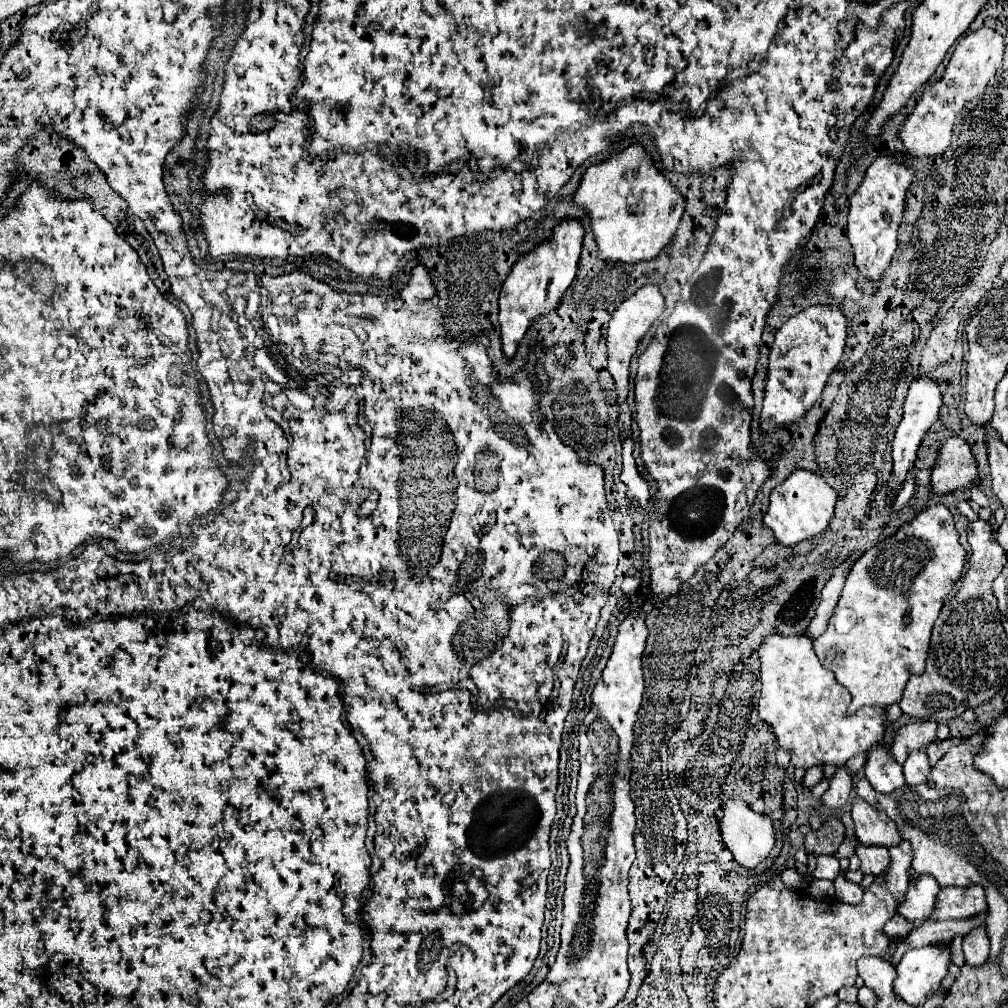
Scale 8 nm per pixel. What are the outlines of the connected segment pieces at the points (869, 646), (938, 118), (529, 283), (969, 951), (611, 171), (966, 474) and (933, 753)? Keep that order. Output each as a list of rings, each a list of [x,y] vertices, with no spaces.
[[[943,504],[921,510],[911,522],[903,524],[897,534],[881,540],[871,550],[867,550],[859,562],[855,562],[847,584],[841,590],[833,616],[829,618],[827,630],[813,642],[821,664],[831,670],[837,682],[853,694],[853,702],[847,708],[847,714],[853,714],[861,706],[891,706],[899,702],[907,680],[913,674],[925,672],[933,620],[939,616],[945,596],[959,580],[963,564],[965,550],[959,544],[953,516]]]
[[[979,28],[959,40],[959,48],[955,48],[943,76],[925,88],[925,106],[917,106],[917,112],[911,112],[897,132],[907,156],[921,158],[945,152],[951,140],[953,126],[965,104],[983,94],[987,84],[995,78],[995,72],[1001,66],[1003,46],[1005,44],[1001,34],[991,28]]]
[[[567,218],[561,220],[551,236],[537,244],[531,252],[519,256],[515,266],[511,268],[499,298],[499,328],[501,328],[501,340],[503,340],[503,352],[507,356],[513,356],[517,352],[519,340],[527,332],[529,324],[543,314],[549,314],[555,310],[561,302],[561,296],[571,286],[575,272],[577,272],[577,260],[583,246],[583,226],[579,220]]]
[[[985,926],[971,930],[963,938],[963,954],[965,954],[965,962],[971,964],[971,966],[981,966],[987,960],[989,938],[987,938],[987,932],[985,932]]]
[[[641,144],[611,154],[607,160],[589,166],[583,174],[575,202],[591,214],[591,226],[599,258],[613,262],[641,262],[655,258],[673,240],[685,212],[685,200],[677,188],[659,172]]]
[[[959,436],[945,438],[941,444],[941,454],[931,472],[931,490],[935,494],[955,492],[975,484],[975,476],[977,466],[969,444]]]
[[[947,738],[947,740],[941,740],[941,742],[931,742],[931,744],[925,748],[931,766],[933,766],[939,758],[943,758],[945,752],[947,752],[951,746],[955,746],[955,744],[959,744],[959,742],[961,742],[959,738]]]

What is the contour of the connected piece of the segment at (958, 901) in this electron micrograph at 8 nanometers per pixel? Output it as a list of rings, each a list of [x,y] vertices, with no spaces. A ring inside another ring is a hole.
[[[979,884],[969,888],[941,888],[931,920],[967,920],[985,912],[985,890]]]

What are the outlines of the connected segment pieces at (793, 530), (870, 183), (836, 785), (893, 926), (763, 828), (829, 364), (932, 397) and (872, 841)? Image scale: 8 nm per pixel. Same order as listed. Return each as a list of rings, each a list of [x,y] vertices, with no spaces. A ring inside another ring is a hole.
[[[795,470],[783,484],[771,492],[771,504],[763,516],[763,524],[773,530],[775,540],[783,546],[799,544],[801,540],[821,534],[835,510],[835,490],[827,486],[823,476],[809,470]]]
[[[879,156],[869,168],[867,174],[851,198],[849,204],[849,222],[847,236],[855,250],[855,264],[859,272],[863,272],[871,280],[879,280],[879,276],[887,270],[891,256],[897,250],[897,228],[903,216],[903,200],[907,188],[911,186],[913,172],[903,164],[903,156]]]
[[[843,764],[835,770],[835,774],[831,776],[829,780],[829,790],[823,794],[823,804],[831,810],[839,810],[845,806],[847,798],[849,798],[849,792],[853,788],[853,782],[851,782],[851,772],[849,768]]]
[[[893,916],[883,926],[883,934],[889,938],[901,938],[901,936],[907,936],[909,932],[911,932],[911,928],[907,928],[907,920],[903,920],[901,916]]]
[[[733,798],[729,800],[723,808],[721,808],[721,820],[717,822],[719,832],[721,832],[721,840],[723,844],[733,852],[733,858],[737,864],[745,866],[745,868],[755,868],[759,862],[763,862],[769,852],[775,846],[775,834],[773,834],[773,824],[771,818],[765,814],[757,814],[753,812],[743,800]]]
[[[809,306],[797,316],[789,318],[775,332],[761,412],[763,432],[773,432],[777,426],[799,420],[813,406],[813,402],[821,396],[829,374],[837,368],[841,360],[845,338],[845,316],[839,308],[829,306]]]
[[[927,374],[915,376],[911,380],[909,392],[907,392],[907,398],[905,398],[905,404],[903,404],[903,420],[899,422],[897,432],[895,432],[895,438],[891,442],[893,444],[893,474],[889,478],[889,488],[899,490],[903,486],[905,476],[907,476],[907,470],[909,470],[909,466],[917,458],[919,444],[923,442],[927,430],[933,426],[933,422],[939,416],[939,408],[941,408],[941,390],[939,390],[937,380],[929,378]]]
[[[859,796],[853,798],[851,814],[855,824],[855,834],[861,844],[891,848],[901,842],[895,822],[885,812],[871,808],[863,798]]]

